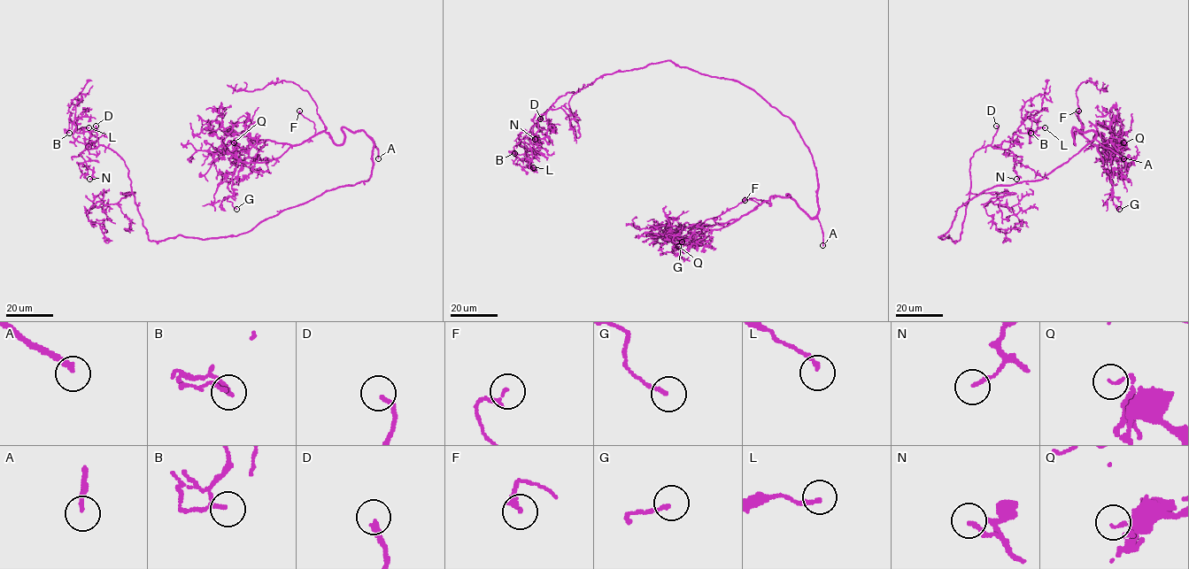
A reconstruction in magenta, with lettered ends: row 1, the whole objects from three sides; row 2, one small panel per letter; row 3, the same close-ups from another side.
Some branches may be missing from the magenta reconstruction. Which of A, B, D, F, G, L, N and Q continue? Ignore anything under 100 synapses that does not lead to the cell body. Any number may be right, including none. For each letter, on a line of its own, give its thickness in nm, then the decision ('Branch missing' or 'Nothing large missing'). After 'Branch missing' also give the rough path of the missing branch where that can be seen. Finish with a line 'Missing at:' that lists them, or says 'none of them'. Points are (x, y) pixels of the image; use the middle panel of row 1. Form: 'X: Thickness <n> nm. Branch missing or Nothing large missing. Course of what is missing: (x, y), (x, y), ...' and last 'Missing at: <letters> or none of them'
A: Thickness 190 nm. Branch missing. Course of what is missing: (822, 245), (819, 262), (822, 265)
B: Thickness 160 nm. Nothing large missing
D: Thickness 200 nm. Branch missing. Course of what is missing: (540, 119), (544, 119), (538, 133), (544, 140), (547, 138), (546, 157), (552, 156)
F: Thickness 200 nm. Nothing large missing
G: Thickness 140 nm. Nothing large missing
L: Thickness 160 nm. Nothing large missing
N: Thickness 140 nm. Nothing large missing
Q: Thickness 110 nm. Nothing large missing
Missing at: A, D

